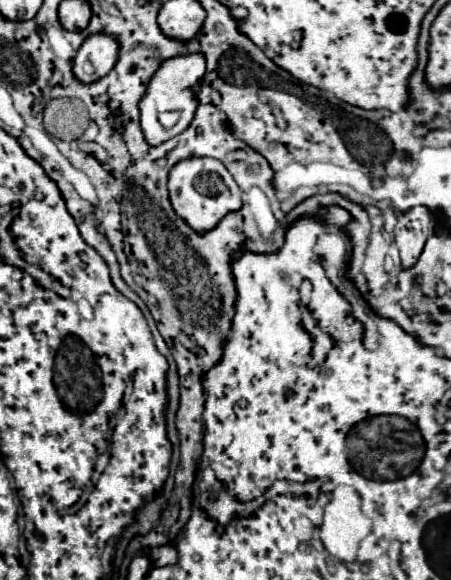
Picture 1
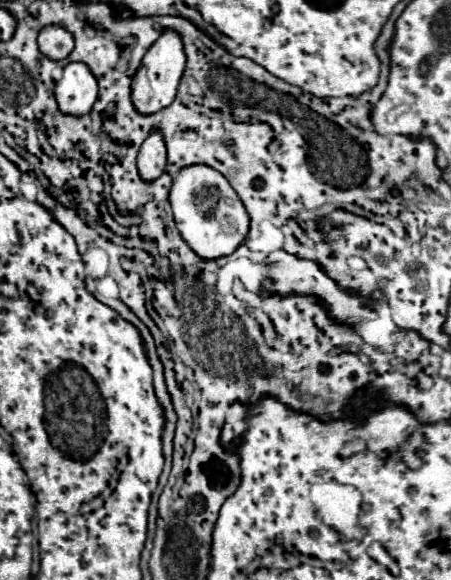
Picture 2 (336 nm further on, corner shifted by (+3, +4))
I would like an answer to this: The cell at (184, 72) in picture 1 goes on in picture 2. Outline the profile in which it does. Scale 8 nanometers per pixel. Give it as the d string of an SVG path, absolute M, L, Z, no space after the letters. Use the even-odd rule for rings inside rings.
M154 129L142 143L138 153L138 171L146 181L154 181L166 167L166 143L160 129Z

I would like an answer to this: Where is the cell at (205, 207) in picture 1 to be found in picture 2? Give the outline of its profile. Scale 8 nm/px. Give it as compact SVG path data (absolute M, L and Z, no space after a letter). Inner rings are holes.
M188 165L178 171L170 189L170 205L182 239L202 259L216 259L234 253L248 233L250 217L240 197L234 193L226 177L208 165Z

